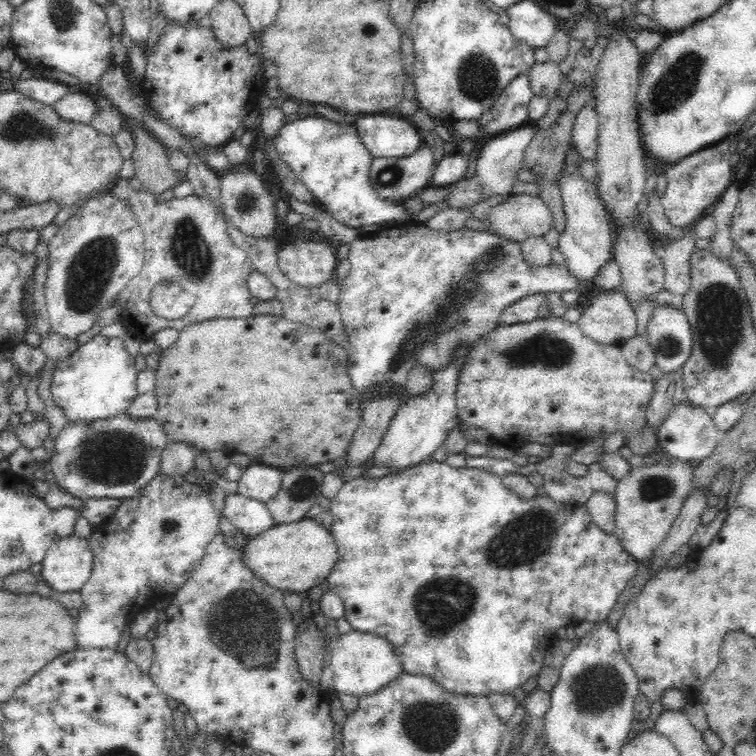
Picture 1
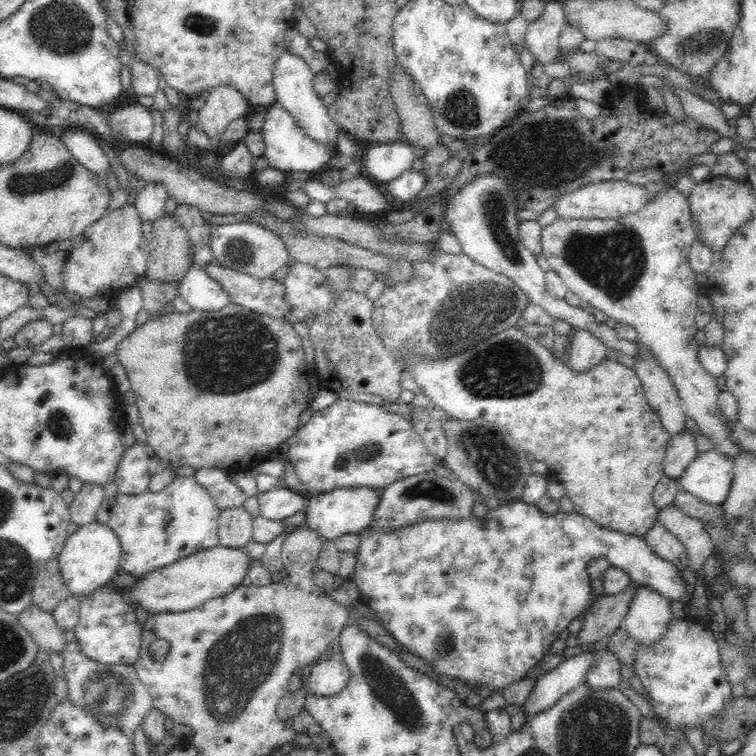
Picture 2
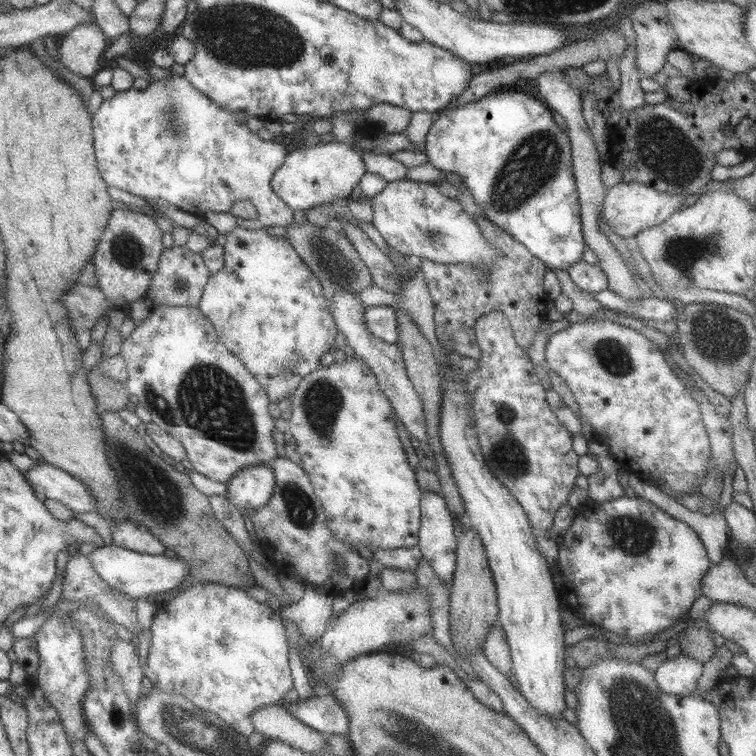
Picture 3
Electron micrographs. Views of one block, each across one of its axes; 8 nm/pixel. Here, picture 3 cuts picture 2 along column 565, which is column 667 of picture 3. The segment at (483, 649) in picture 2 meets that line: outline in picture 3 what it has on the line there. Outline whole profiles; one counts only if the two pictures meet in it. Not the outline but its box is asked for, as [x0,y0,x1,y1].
[557,495,710,646]

